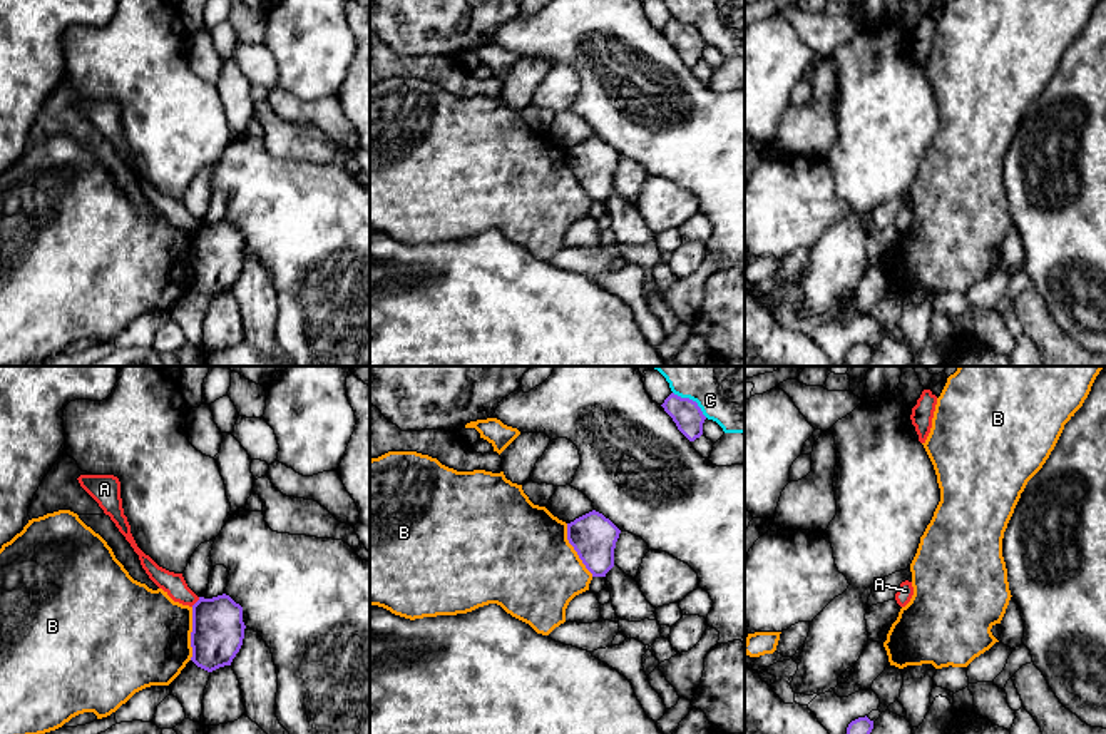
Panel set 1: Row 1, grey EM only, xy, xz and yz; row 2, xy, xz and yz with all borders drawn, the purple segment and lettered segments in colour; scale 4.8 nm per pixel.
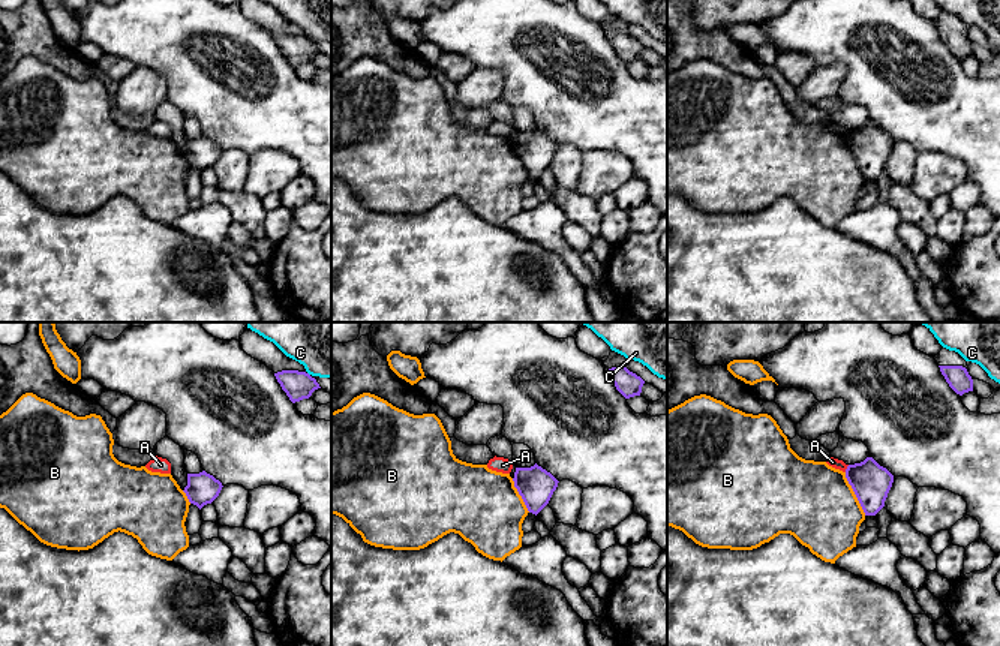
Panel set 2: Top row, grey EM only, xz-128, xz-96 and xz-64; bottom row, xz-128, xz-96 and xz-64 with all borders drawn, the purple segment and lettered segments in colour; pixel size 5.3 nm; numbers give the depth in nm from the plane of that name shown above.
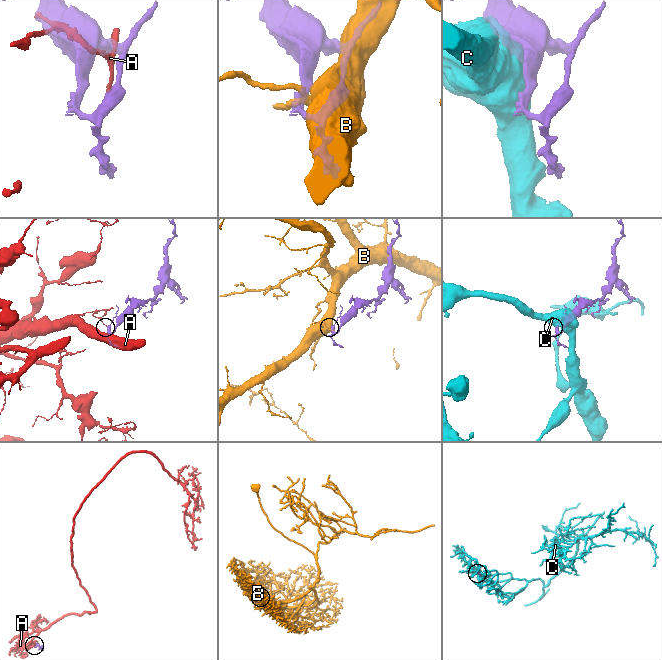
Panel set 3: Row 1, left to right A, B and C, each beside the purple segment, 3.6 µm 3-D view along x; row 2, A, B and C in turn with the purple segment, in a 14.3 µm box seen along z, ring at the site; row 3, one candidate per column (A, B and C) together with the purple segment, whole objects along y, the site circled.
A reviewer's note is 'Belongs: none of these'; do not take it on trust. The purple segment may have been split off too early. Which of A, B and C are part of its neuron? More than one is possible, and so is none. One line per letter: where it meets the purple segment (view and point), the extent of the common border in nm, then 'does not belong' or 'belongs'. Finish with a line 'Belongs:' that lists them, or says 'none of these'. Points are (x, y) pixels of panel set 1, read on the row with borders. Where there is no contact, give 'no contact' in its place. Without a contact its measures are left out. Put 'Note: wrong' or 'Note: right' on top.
Note: right
A: meets purple in xy at (196, 602); contact 60 nm long; does not belong
B: meets purple in xy at (191, 634); contact 260 nm long; does not belong
C: meets purple in xz at (691, 400); contact 200 nm long; does not belong
Belongs: none of these

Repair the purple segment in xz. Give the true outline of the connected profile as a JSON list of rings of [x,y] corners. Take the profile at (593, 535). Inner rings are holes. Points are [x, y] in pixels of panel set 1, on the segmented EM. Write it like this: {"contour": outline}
{"contour": [[[592,510],[567,523],[567,540],[592,577],[606,577],[614,567],[614,548],[621,530]]]}

